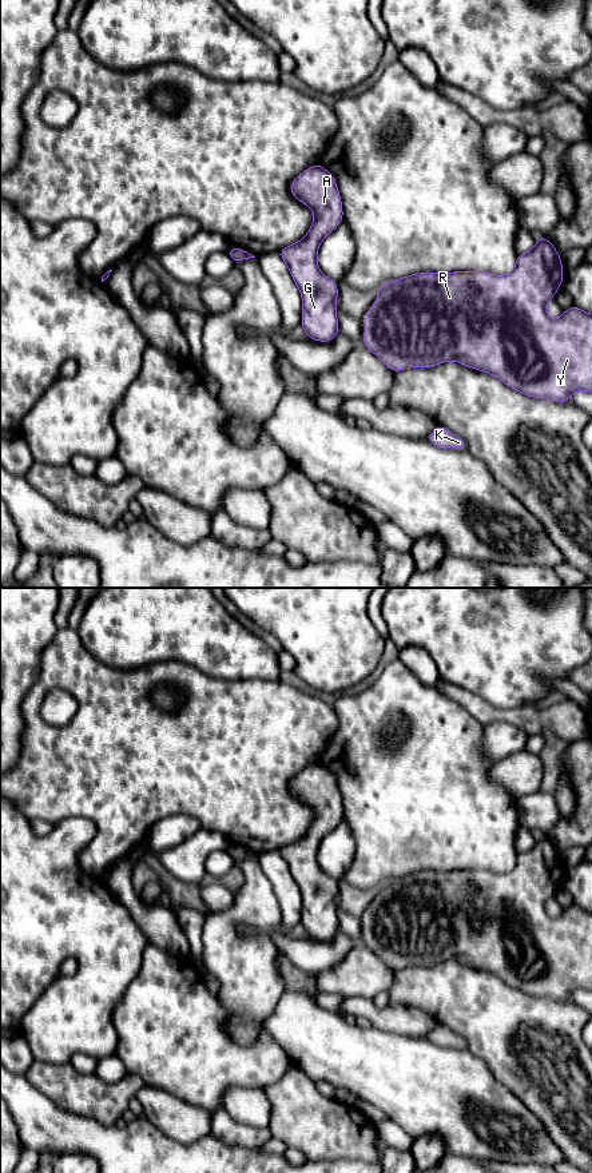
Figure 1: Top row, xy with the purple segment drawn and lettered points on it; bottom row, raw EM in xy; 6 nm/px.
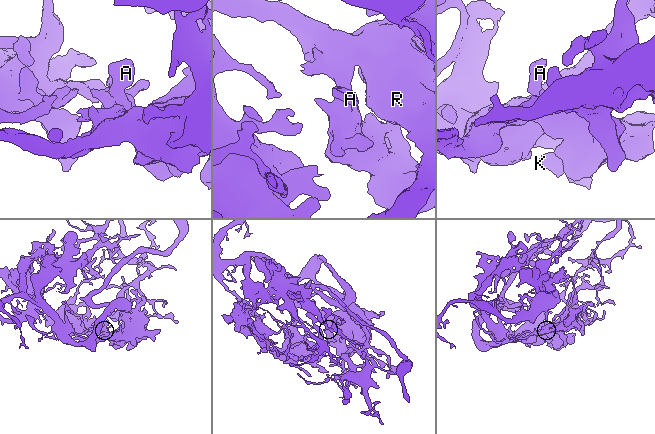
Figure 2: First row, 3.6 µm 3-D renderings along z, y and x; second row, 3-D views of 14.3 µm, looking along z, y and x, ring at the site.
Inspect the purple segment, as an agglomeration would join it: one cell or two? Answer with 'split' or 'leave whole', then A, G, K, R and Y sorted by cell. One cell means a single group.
leave whole; groups A G K R Y

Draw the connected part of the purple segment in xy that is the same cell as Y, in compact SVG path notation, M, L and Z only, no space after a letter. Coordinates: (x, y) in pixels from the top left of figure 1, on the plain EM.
M537 835L531 850L516 854L516 864L506 874L486 870L422 870L389 879L380 886L373 907L366 908L363 945L392 971L456 959L489 971L524 994L572 1001L575 990L592 991L592 912L575 903L564 908L559 918L547 912L547 903L561 886L563 876L561 854L547 835Z

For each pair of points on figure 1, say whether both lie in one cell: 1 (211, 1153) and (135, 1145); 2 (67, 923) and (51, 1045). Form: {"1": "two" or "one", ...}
{"1": "one", "2": "one"}

